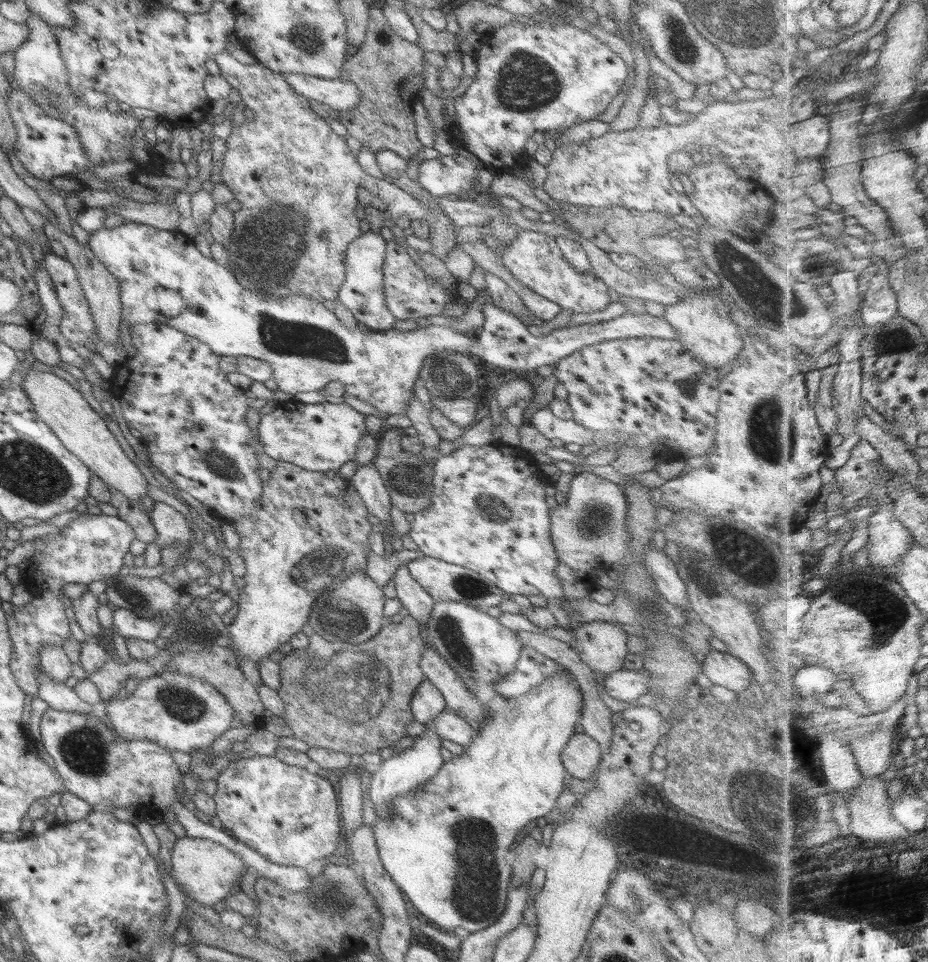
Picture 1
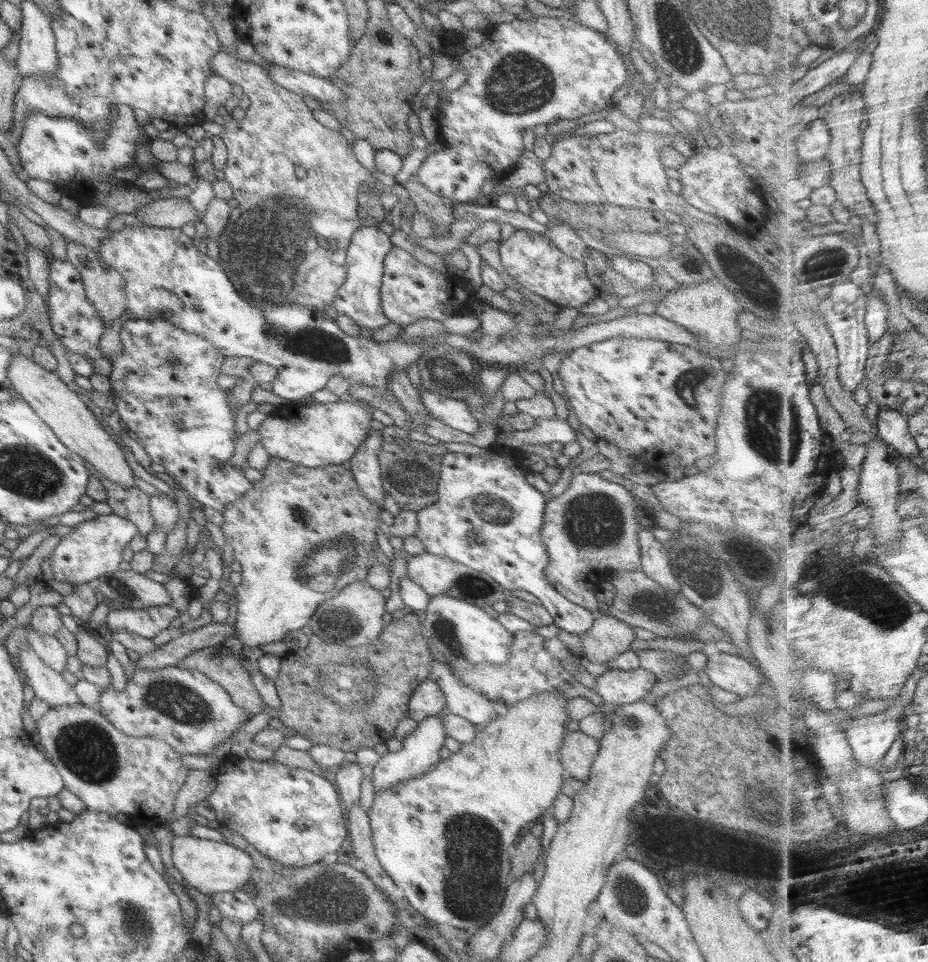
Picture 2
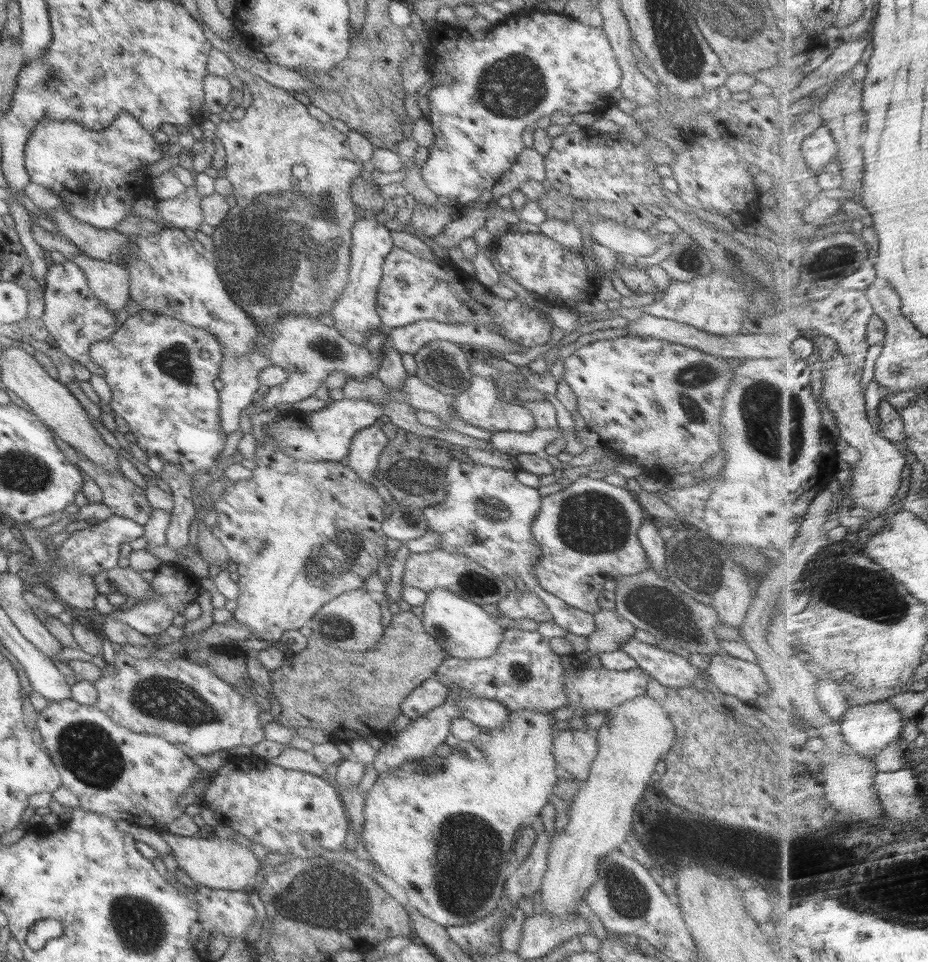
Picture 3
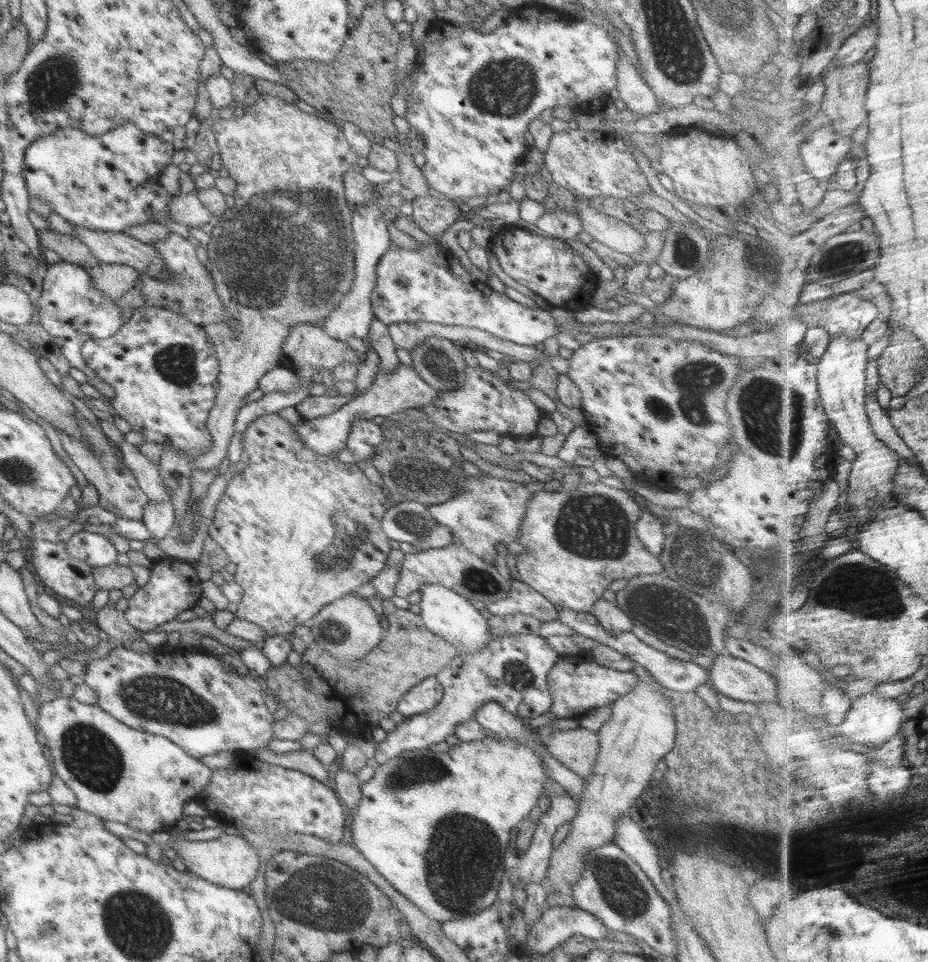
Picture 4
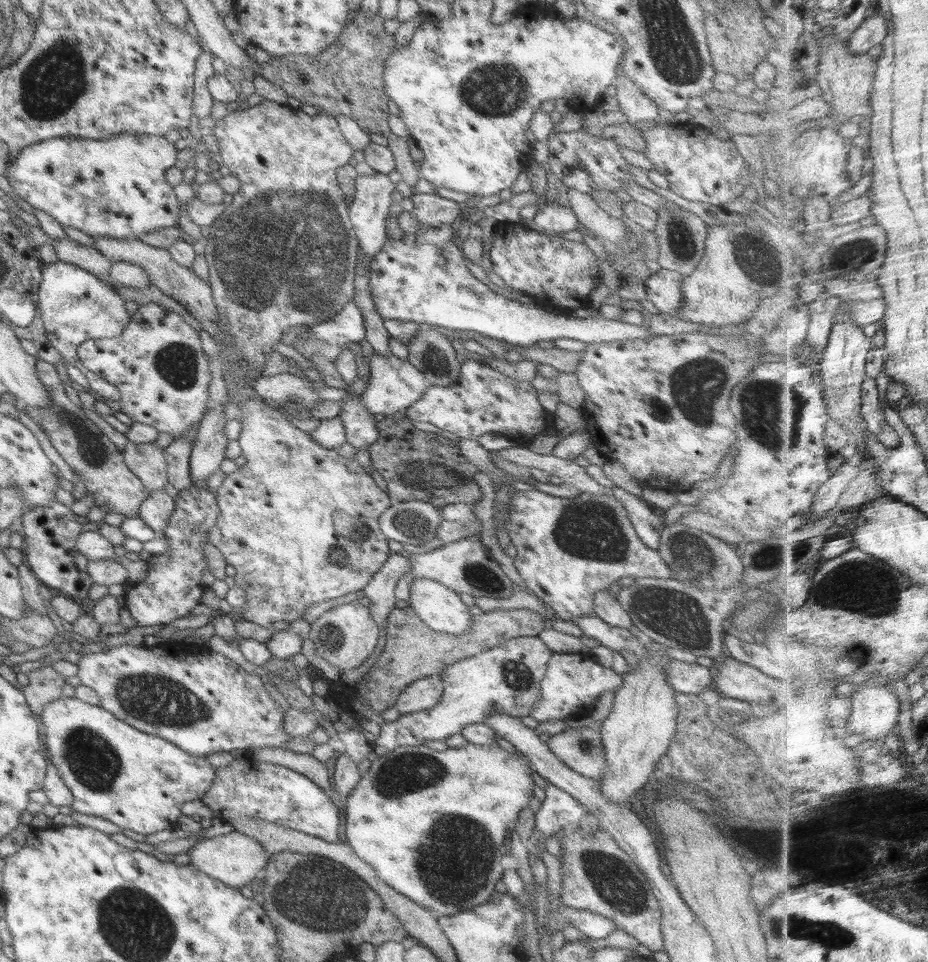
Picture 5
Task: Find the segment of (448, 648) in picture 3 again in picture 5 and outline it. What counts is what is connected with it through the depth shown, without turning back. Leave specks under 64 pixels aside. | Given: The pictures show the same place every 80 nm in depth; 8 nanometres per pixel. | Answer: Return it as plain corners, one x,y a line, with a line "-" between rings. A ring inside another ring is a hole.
414,578
410,582
408,607
431,630
458,636
470,628
472,615
459,596
438,582

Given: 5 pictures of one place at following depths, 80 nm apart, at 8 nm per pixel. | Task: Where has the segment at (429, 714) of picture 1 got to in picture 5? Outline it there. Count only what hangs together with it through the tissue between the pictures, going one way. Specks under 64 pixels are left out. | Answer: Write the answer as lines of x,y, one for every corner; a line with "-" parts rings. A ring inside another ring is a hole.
438,675
418,678
408,684
396,697
394,707
400,715
431,708
442,695
442,682

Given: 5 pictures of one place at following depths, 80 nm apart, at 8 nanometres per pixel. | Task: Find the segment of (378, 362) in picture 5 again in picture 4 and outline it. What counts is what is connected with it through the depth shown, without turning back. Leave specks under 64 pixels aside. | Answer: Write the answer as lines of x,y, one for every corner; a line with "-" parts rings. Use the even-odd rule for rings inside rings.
400,364
392,372
380,372
375,375
373,383
359,393
349,402
339,406
337,410
325,416
317,418
302,418
301,424
293,425
292,429
296,432
298,439
306,446
309,451
317,455
336,456
339,450
346,448
346,438
349,434
351,425
358,420
372,420
375,417
387,417
389,414
401,413
407,408
418,408
426,406
437,398
438,391
425,384
415,369

